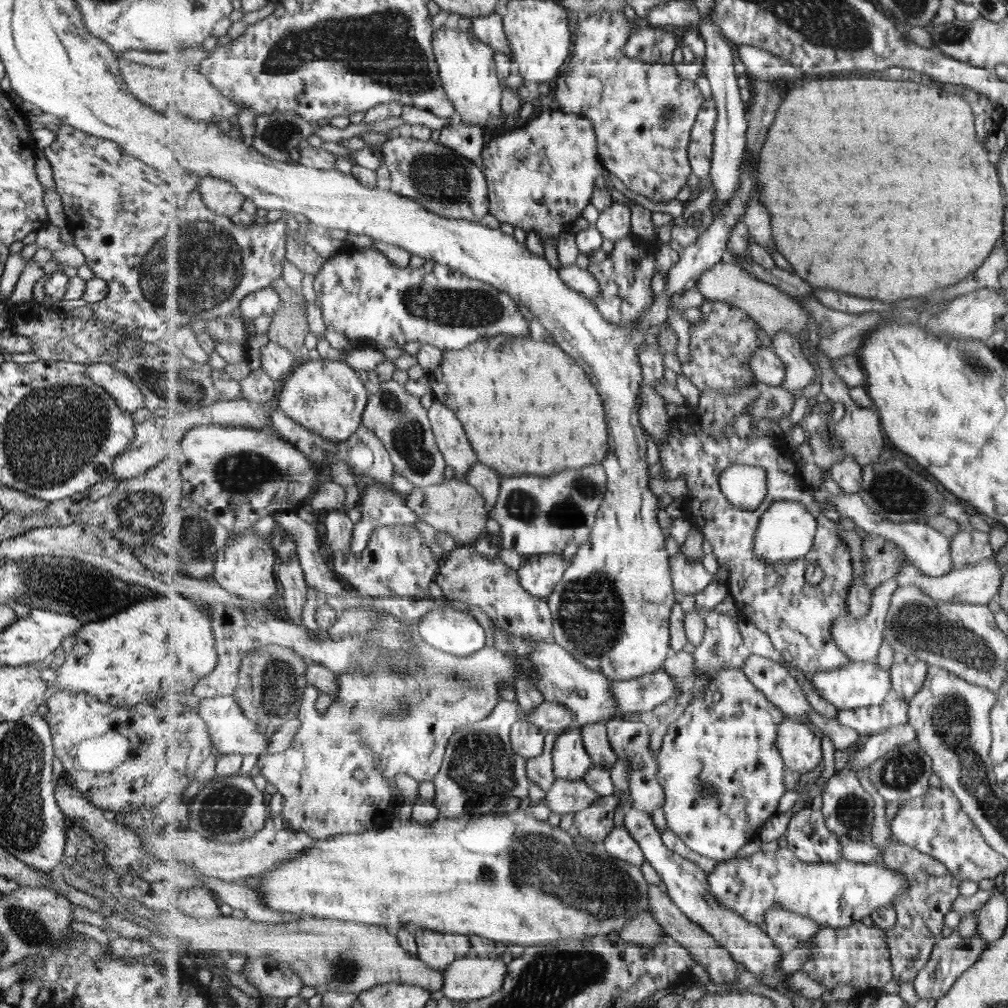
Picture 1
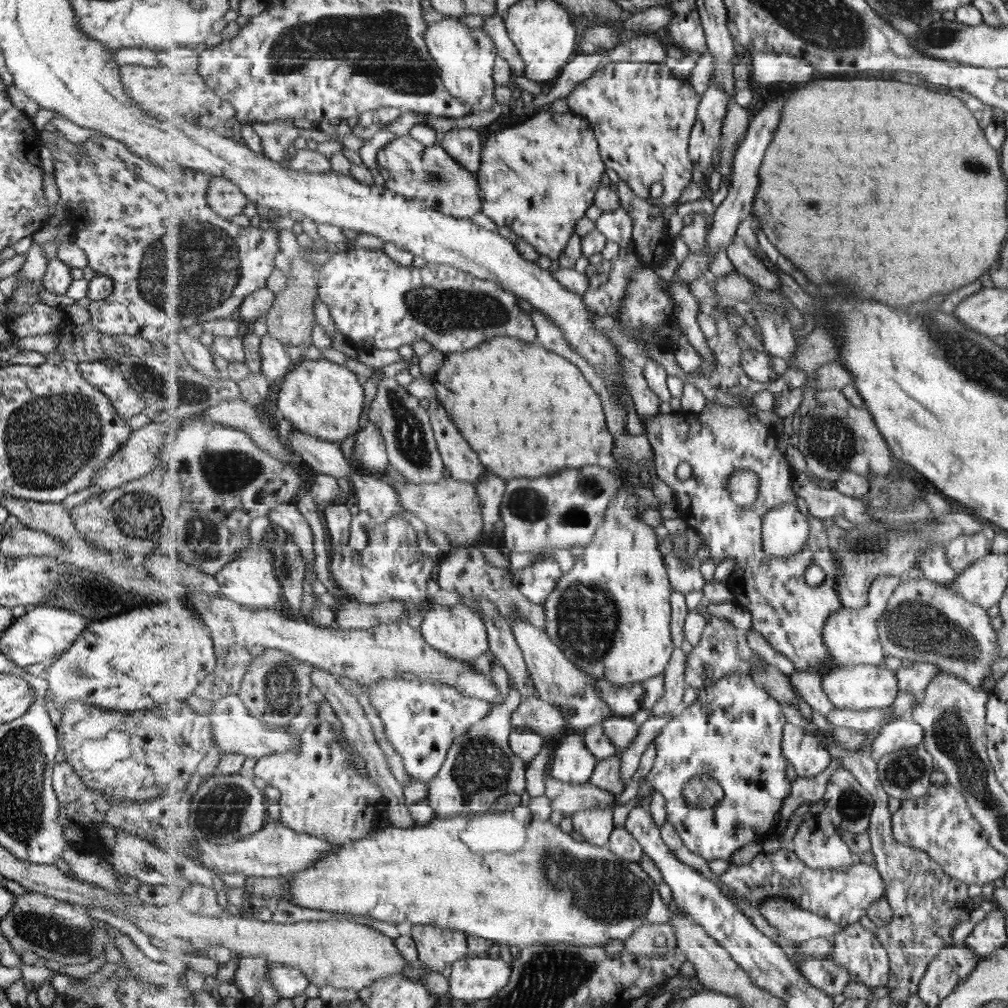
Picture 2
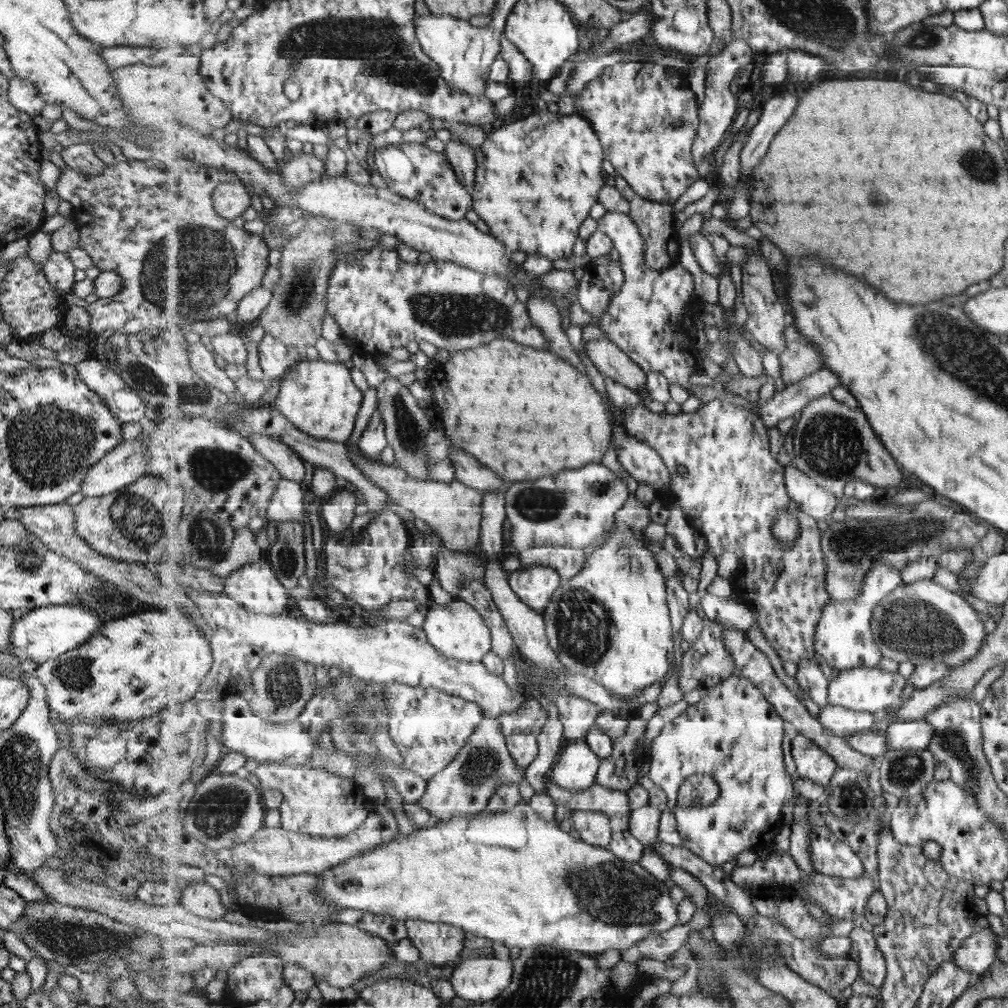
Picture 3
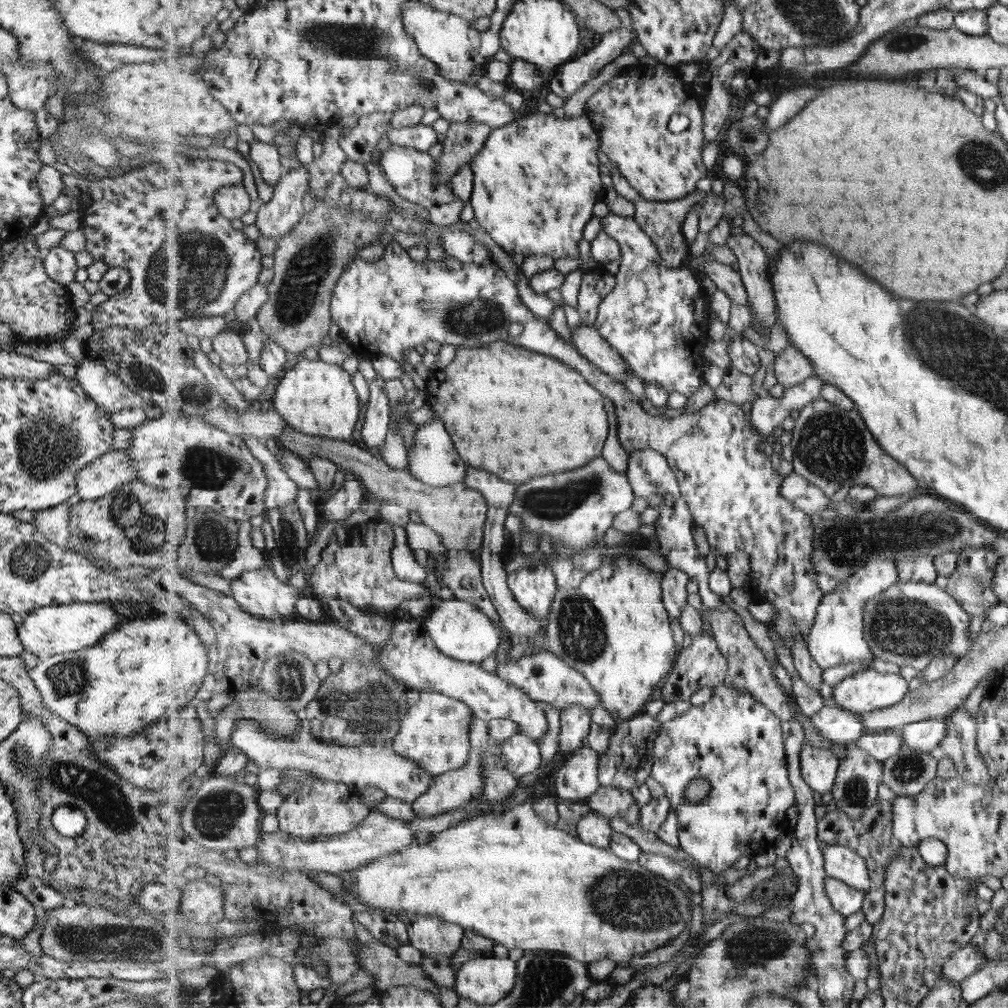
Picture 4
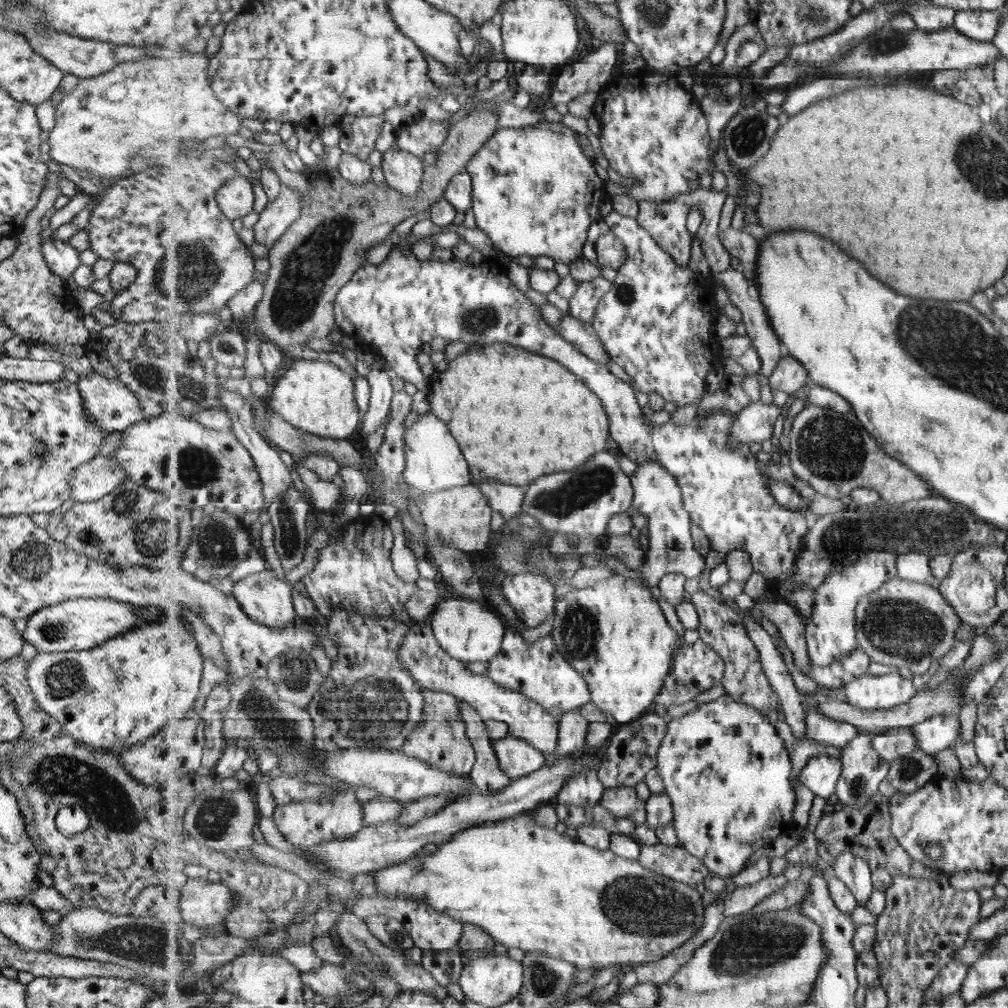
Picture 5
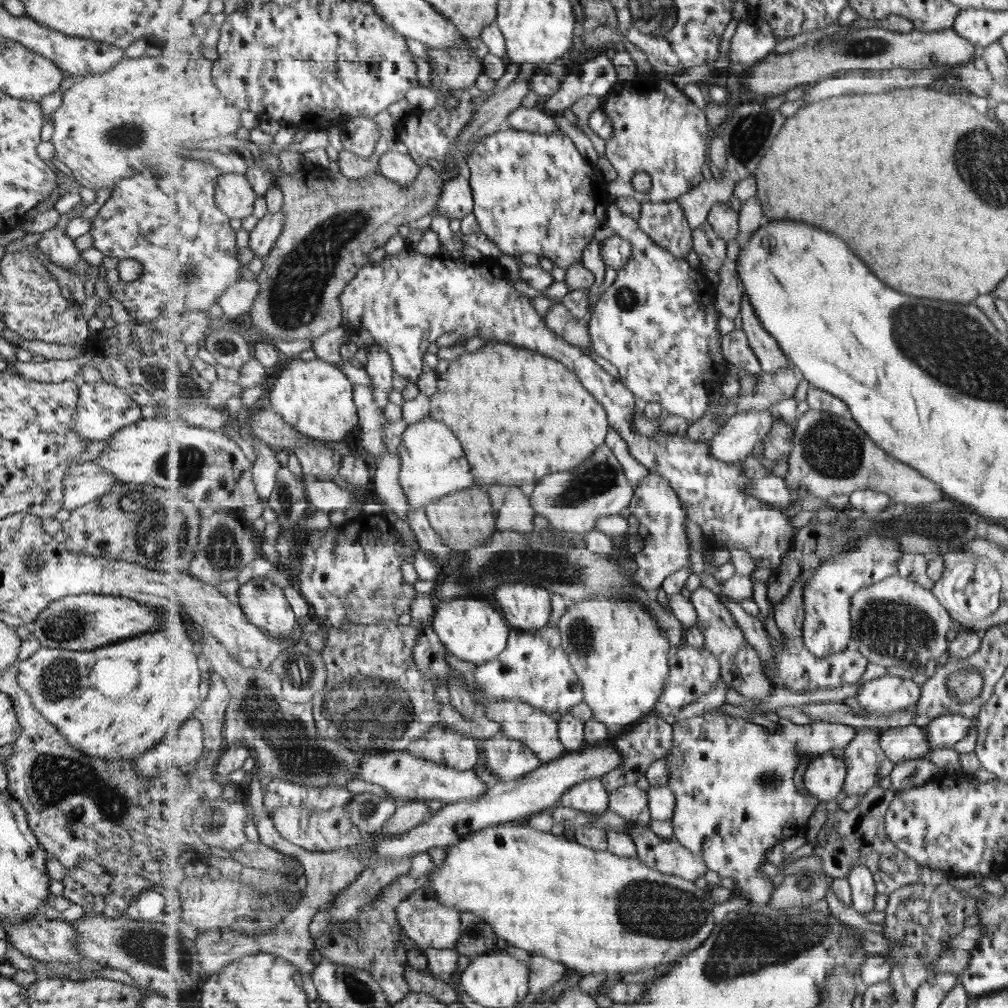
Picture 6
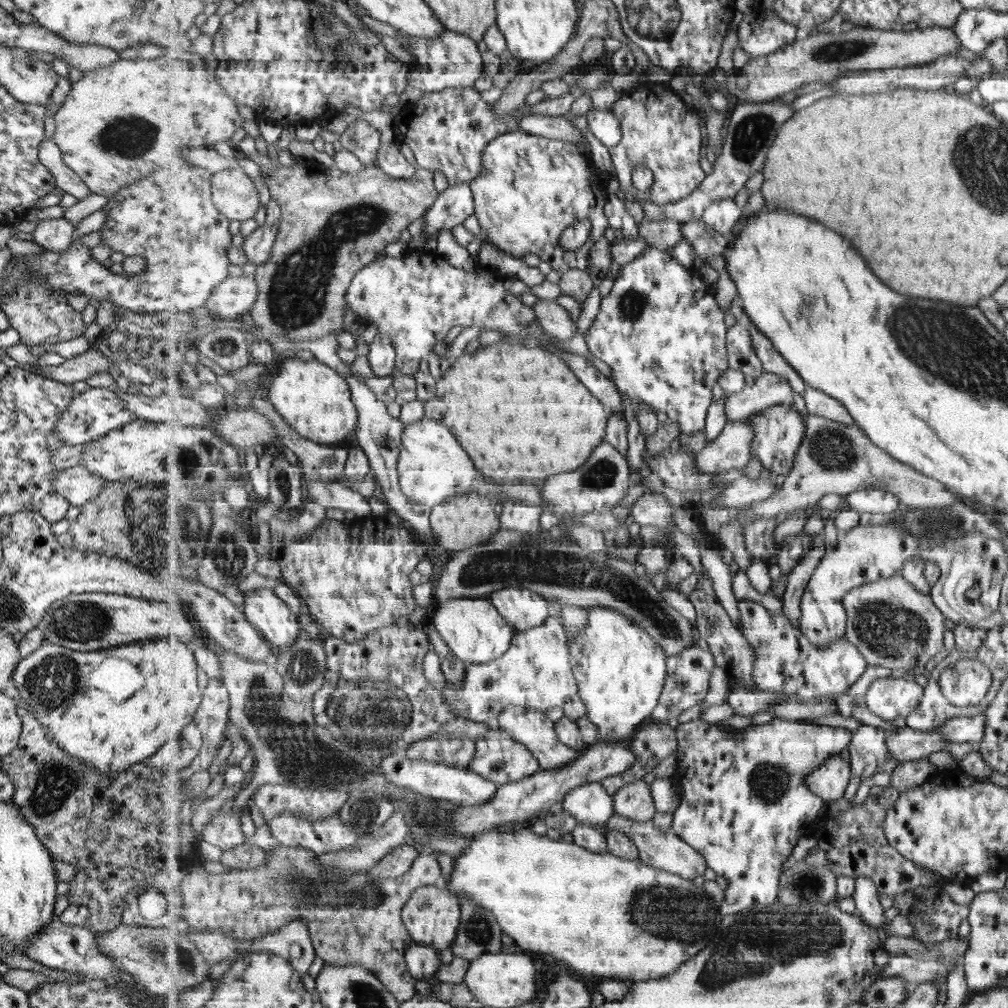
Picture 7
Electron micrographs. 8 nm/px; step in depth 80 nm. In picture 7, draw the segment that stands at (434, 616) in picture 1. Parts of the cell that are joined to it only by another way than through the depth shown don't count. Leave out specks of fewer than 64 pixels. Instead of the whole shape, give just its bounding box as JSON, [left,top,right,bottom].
[430,597,515,664]

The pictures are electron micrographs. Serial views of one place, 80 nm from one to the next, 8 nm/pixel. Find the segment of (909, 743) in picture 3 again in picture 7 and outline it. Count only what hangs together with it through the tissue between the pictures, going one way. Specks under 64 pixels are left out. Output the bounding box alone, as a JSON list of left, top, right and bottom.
[938,711,986,745]

